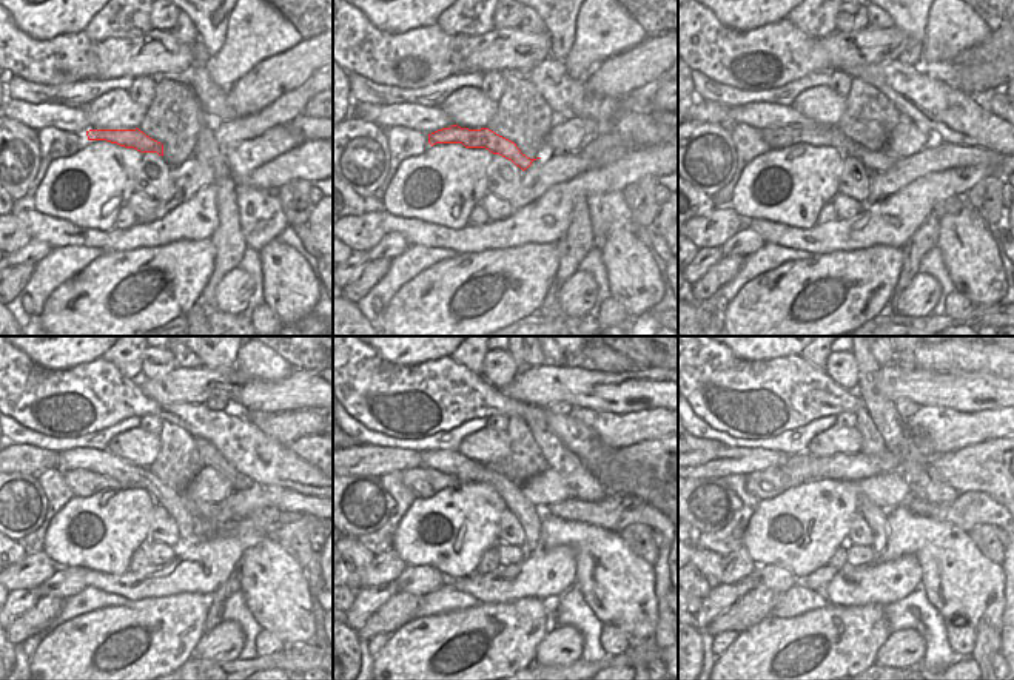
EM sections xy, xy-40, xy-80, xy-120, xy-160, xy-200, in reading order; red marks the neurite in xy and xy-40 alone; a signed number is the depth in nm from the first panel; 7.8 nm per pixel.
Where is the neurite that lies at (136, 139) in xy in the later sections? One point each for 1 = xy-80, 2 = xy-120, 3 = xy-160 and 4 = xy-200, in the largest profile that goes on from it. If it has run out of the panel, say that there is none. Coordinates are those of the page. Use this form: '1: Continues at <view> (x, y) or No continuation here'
1: Continues at xy-80 (775, 138)
2: Continues at xy-120 (82, 483)
3: Continues at xy-160 (618, 511)
4: Continues at xy-200 (970, 509).

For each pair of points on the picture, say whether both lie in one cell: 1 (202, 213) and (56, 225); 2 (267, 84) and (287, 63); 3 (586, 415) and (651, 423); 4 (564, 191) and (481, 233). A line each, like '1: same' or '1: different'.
1: same
2: same
3: same
4: same

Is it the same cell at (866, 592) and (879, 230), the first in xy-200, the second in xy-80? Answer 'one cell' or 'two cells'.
one cell

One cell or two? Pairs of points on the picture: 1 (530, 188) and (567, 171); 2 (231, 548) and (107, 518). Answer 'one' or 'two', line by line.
1: one
2: two

